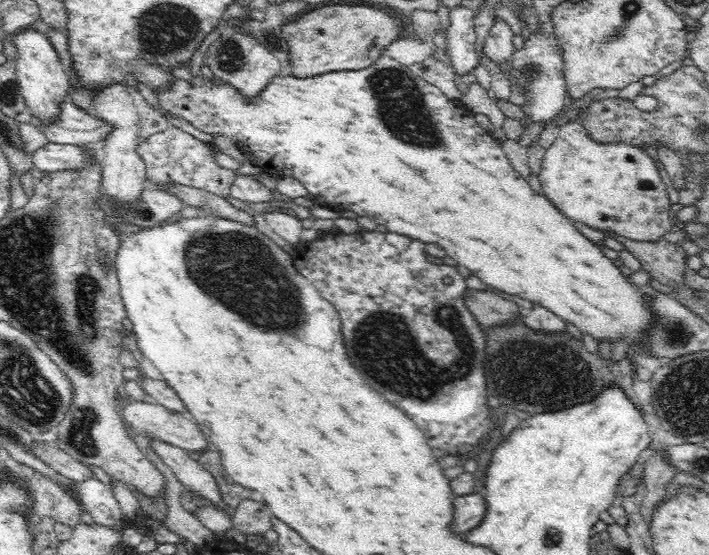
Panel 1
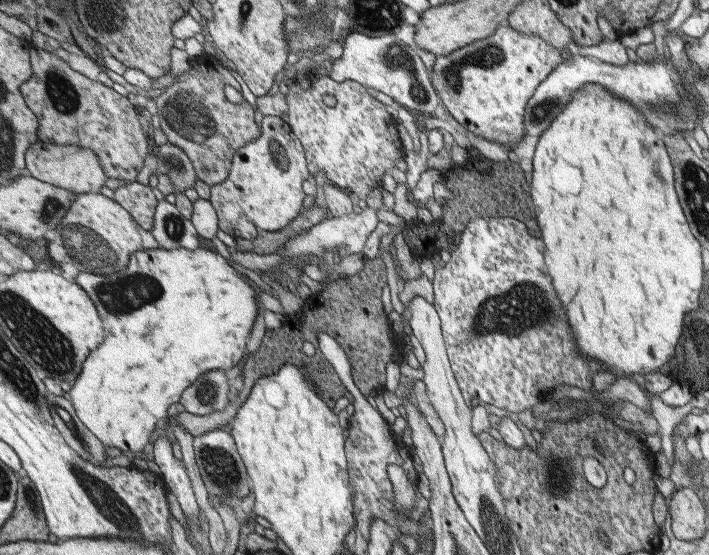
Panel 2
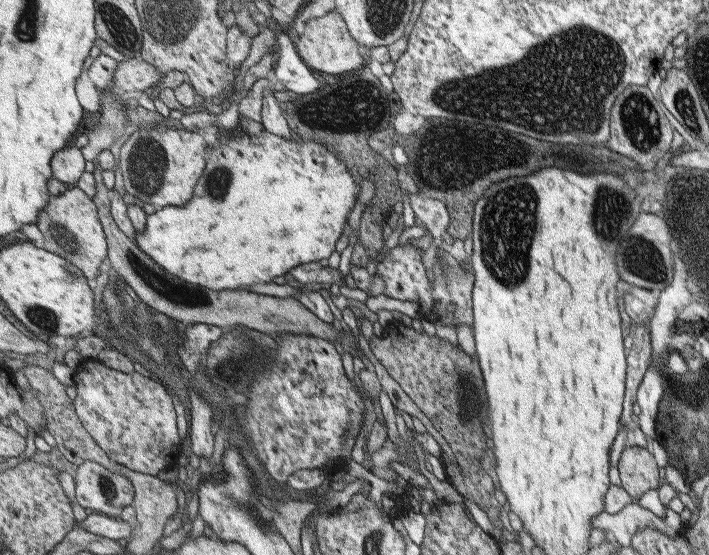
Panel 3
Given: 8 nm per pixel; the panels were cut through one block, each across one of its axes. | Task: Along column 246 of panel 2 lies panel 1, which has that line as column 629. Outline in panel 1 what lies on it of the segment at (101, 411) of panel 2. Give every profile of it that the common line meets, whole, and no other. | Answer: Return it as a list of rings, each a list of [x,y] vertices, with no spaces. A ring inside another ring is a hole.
[[[380,54],[370,65],[364,68],[324,72],[324,74],[320,72],[318,76],[310,76],[310,78],[292,78],[290,75],[286,76],[286,74],[280,73],[270,80],[270,84],[260,92],[260,96],[256,100],[252,100],[252,104],[248,101],[242,101],[236,95],[236,91],[232,91],[232,87],[228,87],[226,83],[212,81],[206,74],[202,78],[194,78],[187,83],[186,81],[175,80],[167,91],[160,91],[157,98],[164,109],[189,121],[196,128],[201,128],[206,133],[220,132],[229,136],[244,147],[245,151],[249,153],[249,158],[254,162],[270,164],[276,170],[297,178],[306,190],[310,190],[312,196],[322,196],[326,200],[340,202],[340,204],[344,204],[344,209],[352,210],[358,215],[370,216],[370,218],[374,218],[374,222],[386,226],[392,232],[412,236],[412,238],[422,240],[422,242],[434,242],[434,244],[442,246],[450,258],[454,258],[460,266],[468,268],[484,284],[492,286],[494,290],[524,298],[528,302],[534,302],[542,308],[554,312],[564,322],[576,326],[578,332],[588,334],[598,344],[622,340],[622,344],[628,346],[628,358],[636,357],[632,354],[640,354],[644,358],[652,356],[652,352],[648,350],[649,336],[656,319],[659,319],[651,301],[653,295],[646,294],[642,286],[638,287],[632,284],[628,280],[628,274],[624,276],[620,272],[620,268],[616,268],[616,264],[612,262],[612,259],[606,258],[596,244],[592,244],[588,238],[584,238],[572,226],[572,222],[568,220],[567,216],[562,216],[552,203],[528,185],[528,181],[512,167],[506,158],[500,142],[494,140],[489,131],[485,131],[475,122],[473,112],[466,108],[461,99],[446,96],[437,86],[420,78],[405,64],[400,64],[397,60]]]

